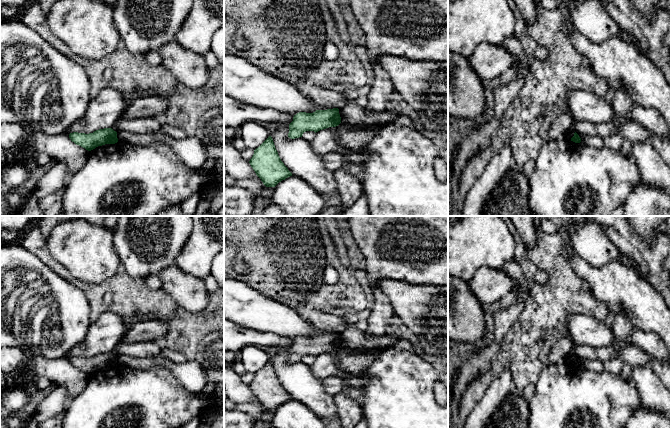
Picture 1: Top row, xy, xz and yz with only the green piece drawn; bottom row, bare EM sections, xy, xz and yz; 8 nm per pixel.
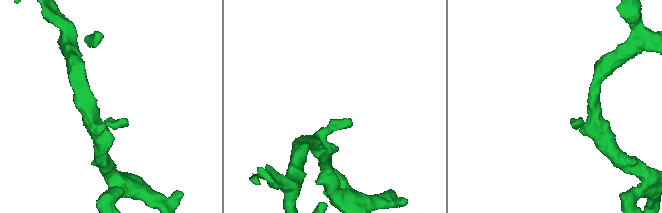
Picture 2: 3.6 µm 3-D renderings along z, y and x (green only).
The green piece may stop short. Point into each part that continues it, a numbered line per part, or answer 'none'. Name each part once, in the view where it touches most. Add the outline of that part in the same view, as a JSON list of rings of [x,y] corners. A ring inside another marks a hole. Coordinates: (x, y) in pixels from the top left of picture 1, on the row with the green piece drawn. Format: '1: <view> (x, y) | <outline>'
none

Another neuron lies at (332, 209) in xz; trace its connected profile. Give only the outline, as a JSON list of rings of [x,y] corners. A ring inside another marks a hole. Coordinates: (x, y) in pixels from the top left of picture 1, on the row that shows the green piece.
[[[340,202],[328,203],[326,208],[316,216],[340,216],[342,211],[342,205]]]

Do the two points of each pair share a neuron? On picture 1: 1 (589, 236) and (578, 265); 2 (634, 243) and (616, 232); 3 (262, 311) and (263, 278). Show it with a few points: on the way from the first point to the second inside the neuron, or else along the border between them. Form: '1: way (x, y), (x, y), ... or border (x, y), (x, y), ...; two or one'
1: border (567, 239), (588, 263), (604, 264); two
2: way (630, 243), (620, 233); one
3: border (243, 282), (265, 295); two

